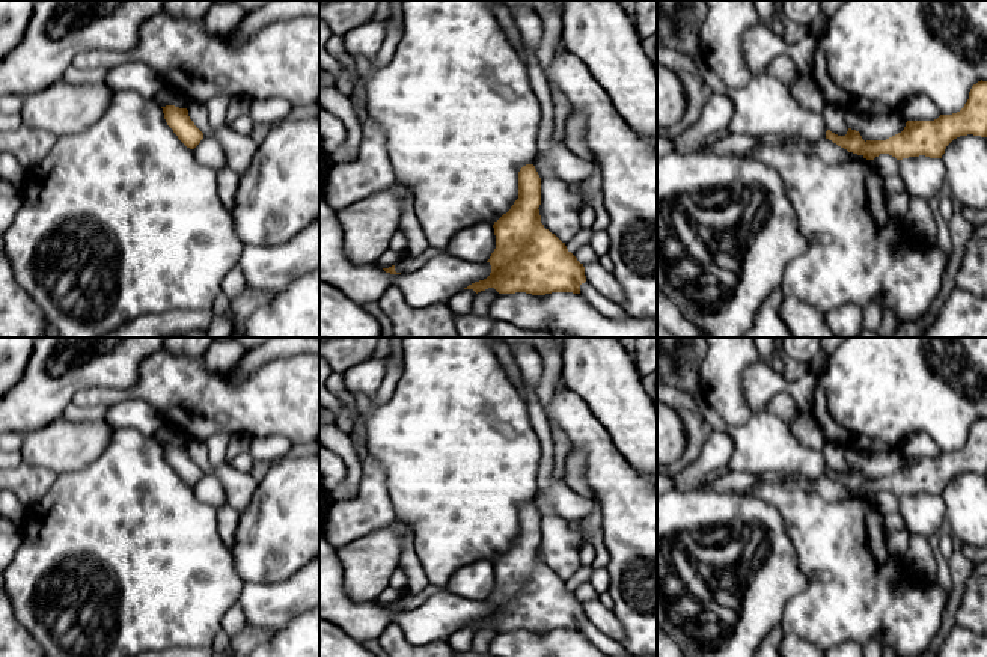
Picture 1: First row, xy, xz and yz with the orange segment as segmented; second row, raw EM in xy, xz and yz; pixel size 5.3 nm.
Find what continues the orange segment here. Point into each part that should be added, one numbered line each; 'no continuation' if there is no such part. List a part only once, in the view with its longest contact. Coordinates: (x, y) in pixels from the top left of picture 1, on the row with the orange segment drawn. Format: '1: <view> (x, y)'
no continuation

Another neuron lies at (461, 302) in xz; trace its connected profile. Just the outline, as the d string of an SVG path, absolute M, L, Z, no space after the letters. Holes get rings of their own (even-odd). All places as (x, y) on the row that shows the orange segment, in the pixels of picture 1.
M463 289L457 292L451 300L448 301L448 306L454 316L460 315L469 315L472 313L472 304L476 297L476 292L473 289Z

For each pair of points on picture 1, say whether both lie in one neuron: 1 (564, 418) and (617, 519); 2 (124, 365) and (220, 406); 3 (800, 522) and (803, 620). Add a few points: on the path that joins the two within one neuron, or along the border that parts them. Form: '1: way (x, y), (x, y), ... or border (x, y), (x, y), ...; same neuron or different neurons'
1: way (589, 442), (601, 454), (617, 493); same neuron
2: border (154, 353), (130, 388), (107, 388); different neurons
3: way (823, 546), (823, 595); same neuron

